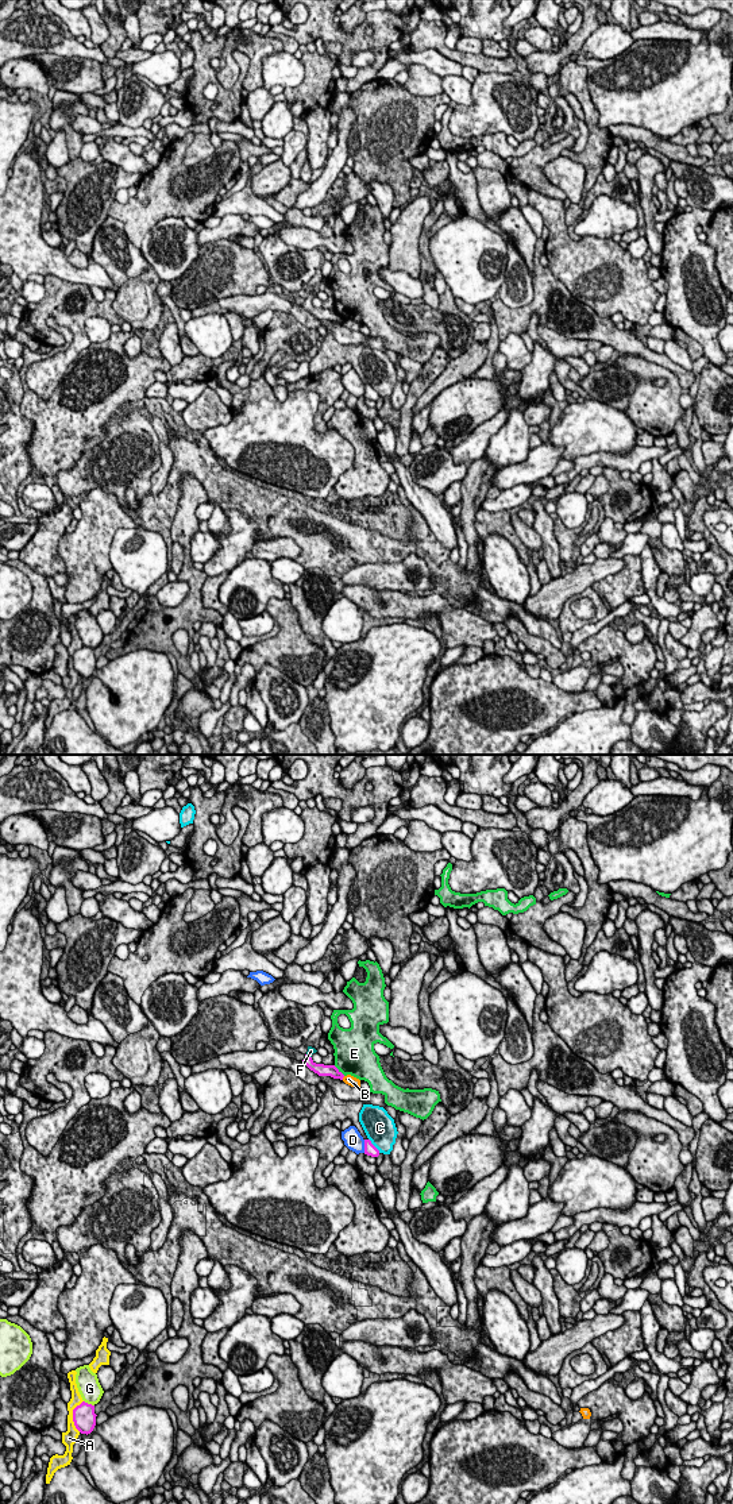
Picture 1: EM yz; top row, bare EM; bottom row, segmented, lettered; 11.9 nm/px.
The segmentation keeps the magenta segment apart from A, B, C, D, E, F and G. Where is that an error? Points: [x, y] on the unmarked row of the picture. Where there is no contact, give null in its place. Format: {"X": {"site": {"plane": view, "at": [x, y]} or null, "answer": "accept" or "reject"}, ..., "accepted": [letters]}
{"A": {"site": {"plane": "yz", "at": [73, 660]}, "answer": "reject"}, "B": {"site": {"plane": "yz", "at": [343, 320]}, "answer": "reject"}, "C": {"site": {"plane": "yz", "at": [373, 389]}, "answer": "reject"}, "D": {"site": {"plane": "yz", "at": [365, 390]}, "answer": "reject"}, "E": {"site": {"plane": "yz", "at": [338, 313]}, "answer": "reject"}, "F": {"site": {"plane": "yz", "at": [309, 300]}, "answer": "accept"}, "G": {"site": {"plane": "yz", "at": [89, 648]}, "answer": "reject"}, "accepted": ["F"]}

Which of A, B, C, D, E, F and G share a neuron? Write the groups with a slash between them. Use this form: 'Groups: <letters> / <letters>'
Groups: A / B / C / D / E / F / G

